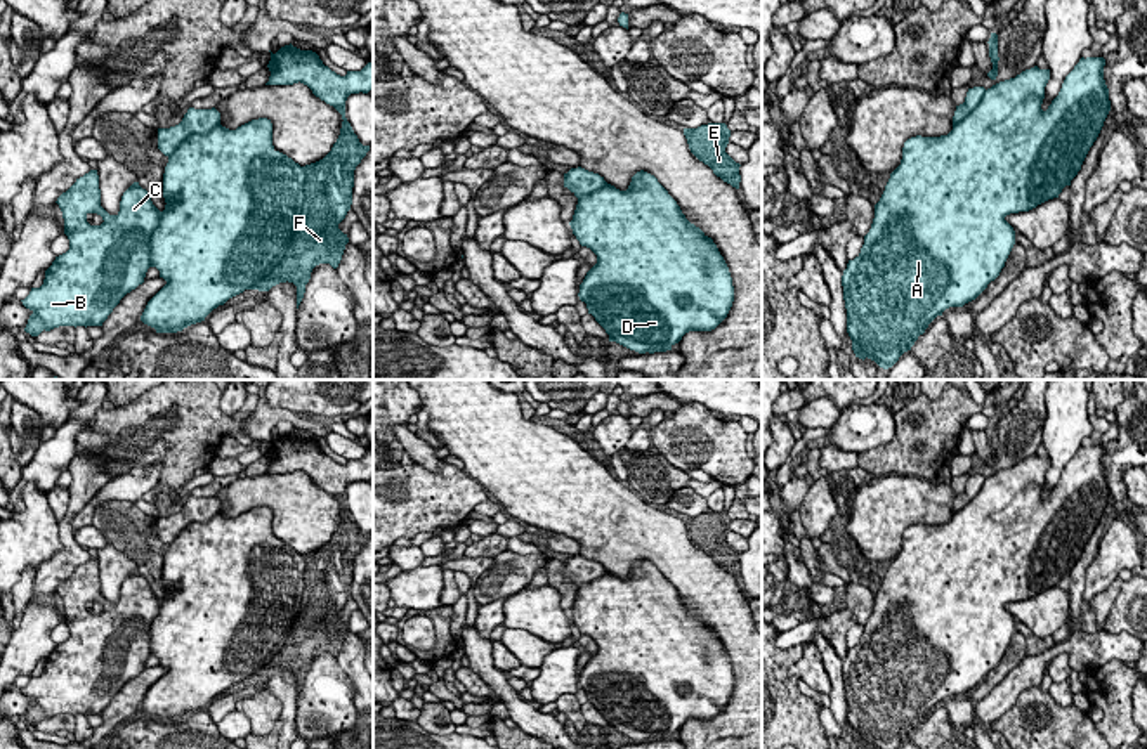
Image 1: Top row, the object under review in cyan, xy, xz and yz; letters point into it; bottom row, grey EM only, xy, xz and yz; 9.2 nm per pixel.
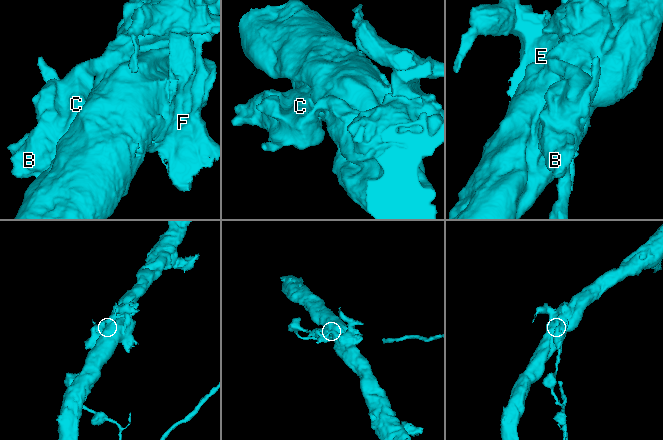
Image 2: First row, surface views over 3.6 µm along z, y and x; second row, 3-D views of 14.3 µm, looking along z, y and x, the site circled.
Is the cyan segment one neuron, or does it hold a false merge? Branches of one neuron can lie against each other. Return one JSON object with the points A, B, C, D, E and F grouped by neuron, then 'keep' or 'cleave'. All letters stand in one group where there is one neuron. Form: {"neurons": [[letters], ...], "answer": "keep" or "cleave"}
{"neurons": [["A", "D", "E", "F"], ["B", "C"]], "answer": "cleave"}

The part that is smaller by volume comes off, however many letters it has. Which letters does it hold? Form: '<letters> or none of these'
B, C

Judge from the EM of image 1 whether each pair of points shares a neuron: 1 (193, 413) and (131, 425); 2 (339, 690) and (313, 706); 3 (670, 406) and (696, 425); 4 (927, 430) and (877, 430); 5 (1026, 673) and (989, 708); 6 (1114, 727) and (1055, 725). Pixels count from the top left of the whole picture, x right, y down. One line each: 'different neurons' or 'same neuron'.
1: same neuron
2: same neuron
3: different neurons
4: different neurons
5: same neuron
6: different neurons

